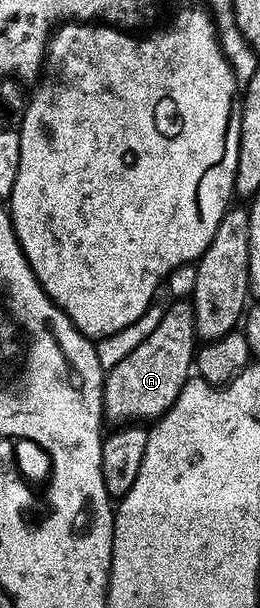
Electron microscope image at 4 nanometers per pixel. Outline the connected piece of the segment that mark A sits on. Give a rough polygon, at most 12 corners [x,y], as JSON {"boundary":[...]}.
{"boundary":[[191,301],[105,373],[109,423],[159,419],[190,378]]}

